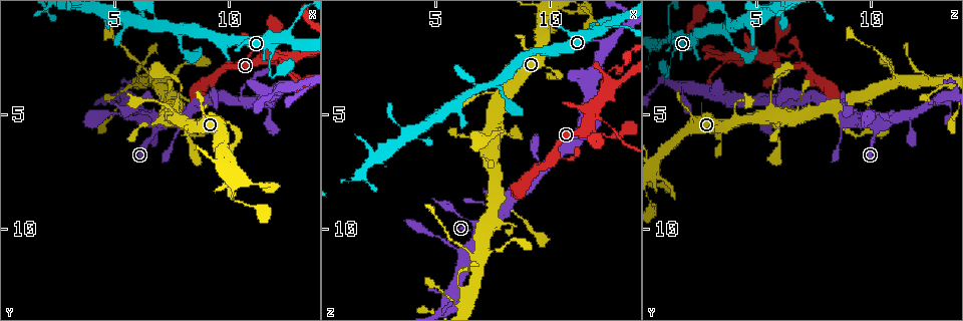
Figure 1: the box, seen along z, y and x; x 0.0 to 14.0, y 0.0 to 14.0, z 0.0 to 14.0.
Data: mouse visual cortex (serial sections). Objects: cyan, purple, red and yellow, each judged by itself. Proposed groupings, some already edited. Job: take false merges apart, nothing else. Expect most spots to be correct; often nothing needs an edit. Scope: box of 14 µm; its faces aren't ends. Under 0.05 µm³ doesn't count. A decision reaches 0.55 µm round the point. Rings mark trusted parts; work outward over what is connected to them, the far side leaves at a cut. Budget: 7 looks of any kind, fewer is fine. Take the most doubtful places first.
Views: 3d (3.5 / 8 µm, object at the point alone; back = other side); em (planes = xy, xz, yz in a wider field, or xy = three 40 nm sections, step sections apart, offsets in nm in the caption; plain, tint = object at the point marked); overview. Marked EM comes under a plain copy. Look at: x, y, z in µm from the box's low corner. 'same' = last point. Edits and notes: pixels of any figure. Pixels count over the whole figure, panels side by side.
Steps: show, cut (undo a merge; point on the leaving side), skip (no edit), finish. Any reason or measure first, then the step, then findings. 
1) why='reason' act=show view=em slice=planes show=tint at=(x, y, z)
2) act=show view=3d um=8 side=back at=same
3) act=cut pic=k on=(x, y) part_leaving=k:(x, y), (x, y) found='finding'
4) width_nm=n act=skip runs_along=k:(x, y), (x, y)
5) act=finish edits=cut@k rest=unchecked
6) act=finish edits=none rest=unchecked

why='calibre changes' act=show view=3d um=3.5 side=back at=(6.4, 3.1, 11.0)

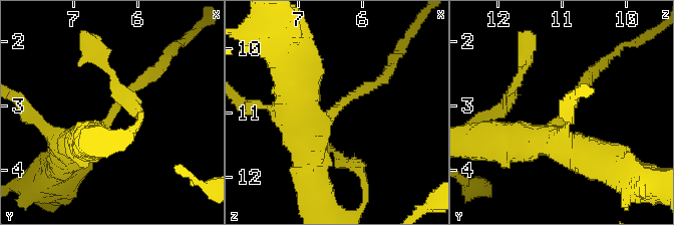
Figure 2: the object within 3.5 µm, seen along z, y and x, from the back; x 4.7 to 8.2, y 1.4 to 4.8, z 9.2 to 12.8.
why='shape alone is not enough' act=show view=em slice=xy step=5 show=tint at=(6.40, 3.20, 10.95)

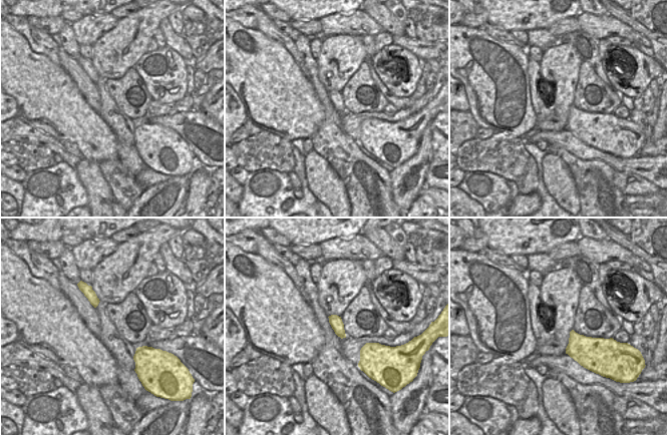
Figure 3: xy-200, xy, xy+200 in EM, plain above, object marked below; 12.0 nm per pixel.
act=show view=em slice=planes show=tint at=same

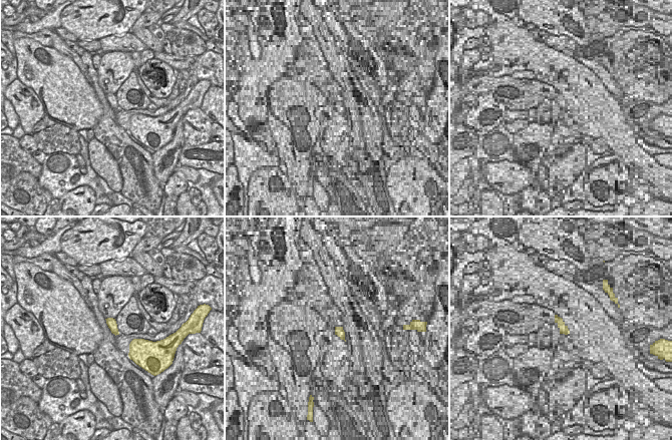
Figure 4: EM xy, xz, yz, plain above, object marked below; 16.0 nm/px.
arm_widths_nm=150,500 act=skip runs_along=2:(68, 152), (151, 74) found='one cell here'

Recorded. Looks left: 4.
why='a narrow waist' act=show view=3d um=3.5 at=(11.7, 2.3, 5.8)

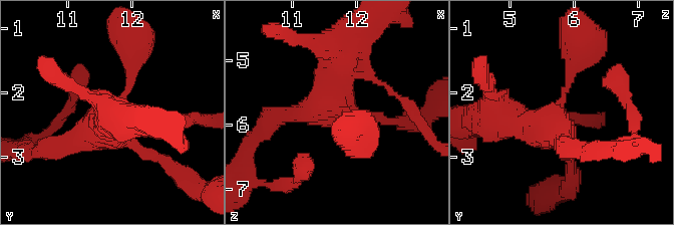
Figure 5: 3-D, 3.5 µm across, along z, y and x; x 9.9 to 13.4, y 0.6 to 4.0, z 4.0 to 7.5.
act=show view=em slice=xy step=2 show=tint at=(11.70, 2.25, 5.70)

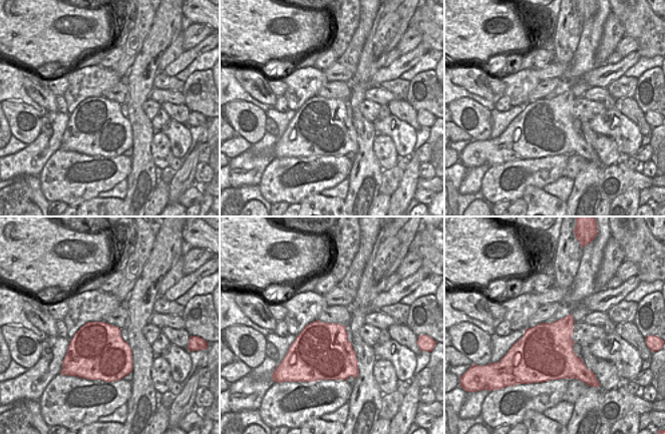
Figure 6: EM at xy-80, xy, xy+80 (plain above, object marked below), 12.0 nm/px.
width_nm=600 act=skip runs_along=5:(274, 119), (333, 97), (351, 36) found='continuous, no second cell'

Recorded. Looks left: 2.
why='abrupt turn' act=show view=3d um=3.5 at=(11.7, 2.8, 1.2)

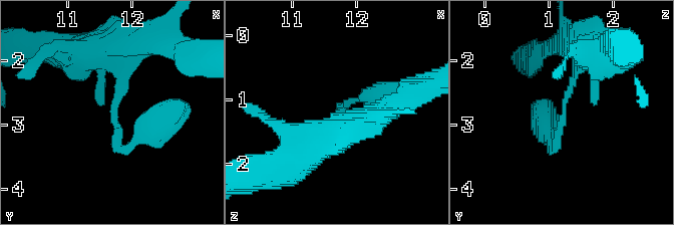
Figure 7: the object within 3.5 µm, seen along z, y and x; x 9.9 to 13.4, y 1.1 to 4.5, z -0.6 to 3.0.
arm_widths_nm=150,200 act=show view=em slice=xy step=5 show=tint at=(11.70, 2.80, 1.25)

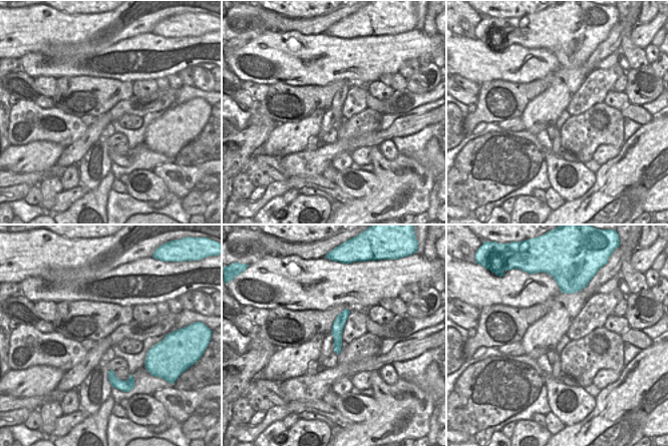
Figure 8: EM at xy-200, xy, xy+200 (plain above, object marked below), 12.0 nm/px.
act=skip runs_along=8:(345, 312), (337, 326), (336, 350) found='one cell here'

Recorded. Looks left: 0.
act=finish edits=none rest=unchecked

